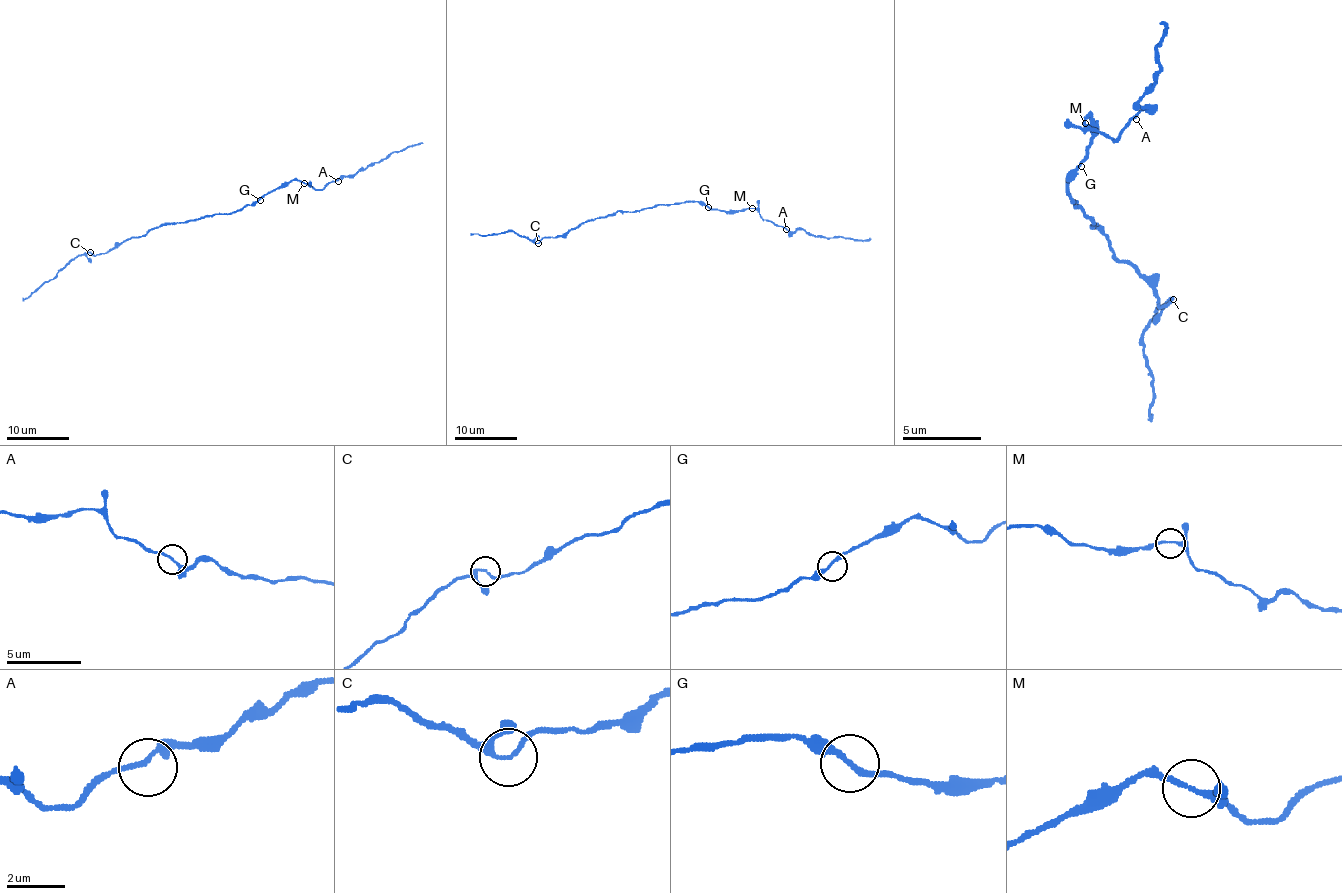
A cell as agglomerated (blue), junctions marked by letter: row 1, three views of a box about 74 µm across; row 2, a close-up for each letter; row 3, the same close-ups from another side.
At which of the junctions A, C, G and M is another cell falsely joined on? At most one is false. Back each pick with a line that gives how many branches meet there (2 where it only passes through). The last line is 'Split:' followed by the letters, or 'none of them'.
Split: none of them

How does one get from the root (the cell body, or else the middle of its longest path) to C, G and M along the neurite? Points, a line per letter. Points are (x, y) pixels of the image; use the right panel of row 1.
C: (1073, 202), (1109, 241), (1109, 249), (1152, 288), (1160, 304), (1172, 300)
G: (1073, 202), (1069, 198), (1069, 178), (1081, 166)
M: (1073, 202), (1069, 198), (1069, 178), (1081, 166), (1085, 151), (1093, 139), (1093, 119), (1089, 115), (1085, 123)

